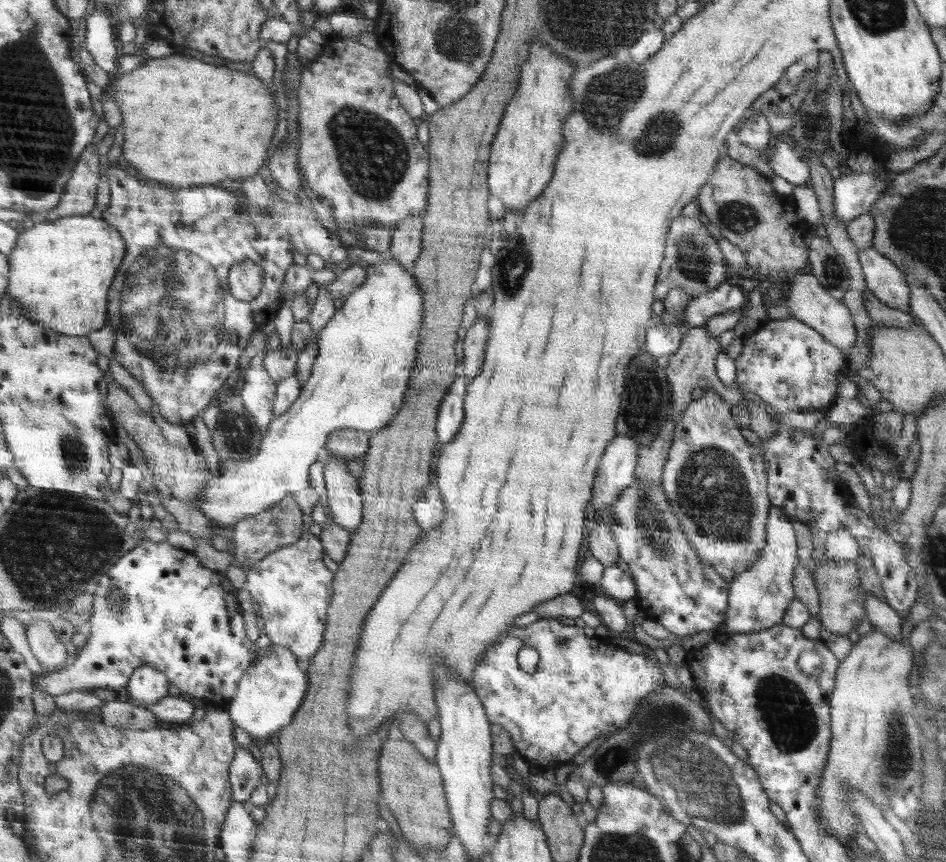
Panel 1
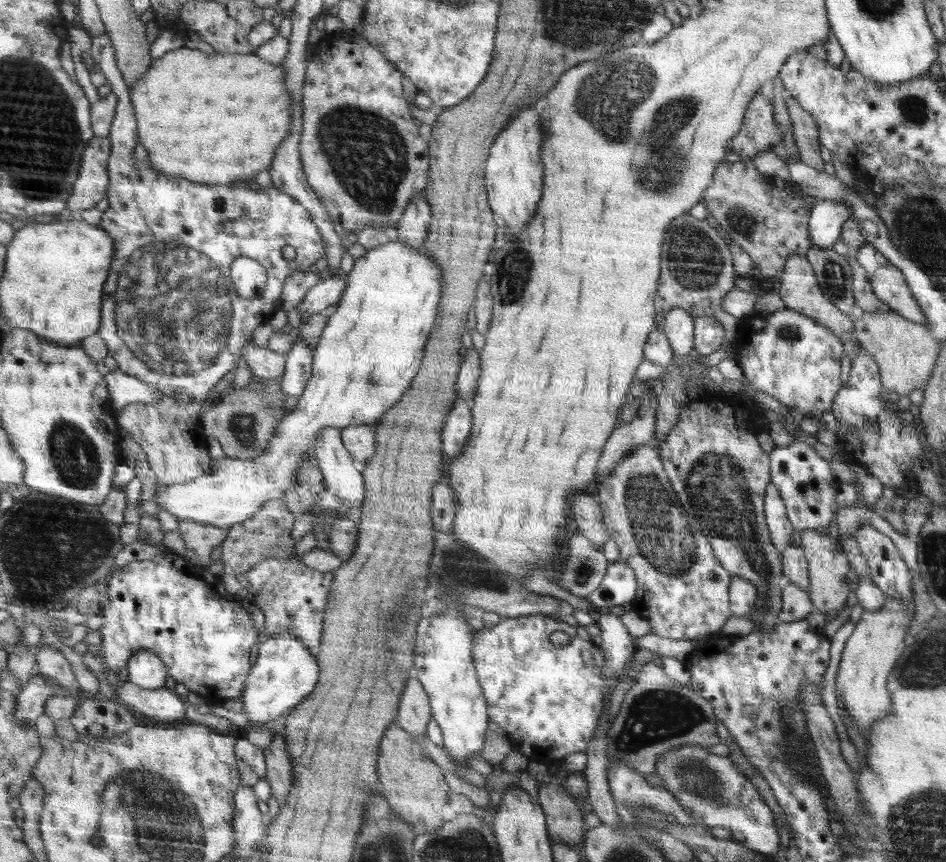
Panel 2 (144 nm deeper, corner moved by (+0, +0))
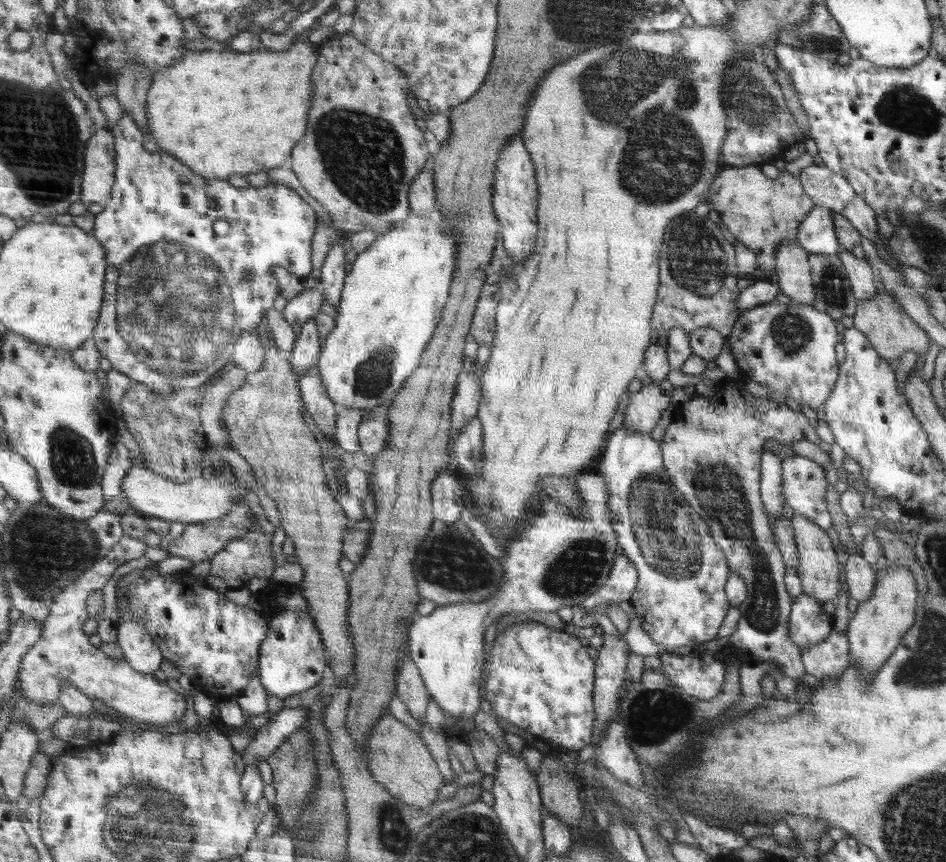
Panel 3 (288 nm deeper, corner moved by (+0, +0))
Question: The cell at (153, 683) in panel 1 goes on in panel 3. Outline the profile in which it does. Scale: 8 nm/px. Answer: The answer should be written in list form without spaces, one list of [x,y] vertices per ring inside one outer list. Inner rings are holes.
[[[119,622],[119,646],[125,654],[125,660],[143,674],[153,676],[163,668],[165,656],[163,650],[157,648],[155,640],[147,632],[147,628],[139,622]]]

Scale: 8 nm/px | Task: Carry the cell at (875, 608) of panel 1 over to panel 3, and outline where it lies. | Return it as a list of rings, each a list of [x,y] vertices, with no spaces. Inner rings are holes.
[[[861,554],[847,558],[845,580],[849,586],[849,598],[855,598],[859,604],[869,600],[877,586],[877,576],[875,576],[873,568],[867,564],[867,560],[861,558]]]

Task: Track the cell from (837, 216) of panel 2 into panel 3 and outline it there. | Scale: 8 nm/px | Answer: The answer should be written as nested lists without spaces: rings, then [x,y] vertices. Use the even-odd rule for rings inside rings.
[[[815,206],[799,226],[797,244],[809,254],[837,254],[839,238],[833,218],[831,208]]]

